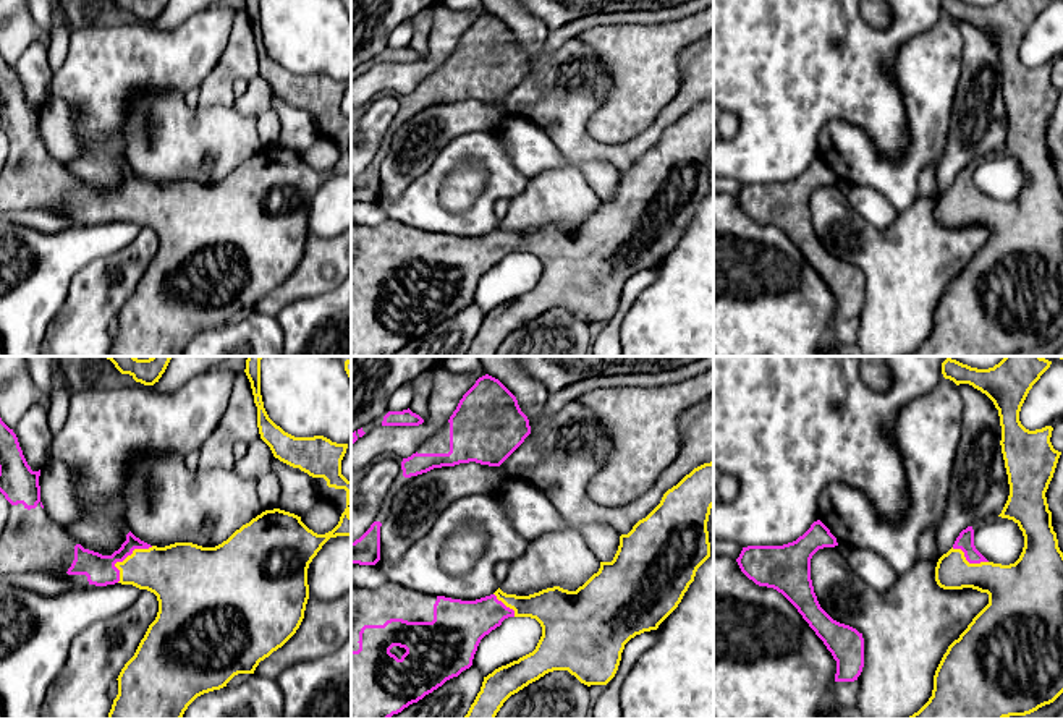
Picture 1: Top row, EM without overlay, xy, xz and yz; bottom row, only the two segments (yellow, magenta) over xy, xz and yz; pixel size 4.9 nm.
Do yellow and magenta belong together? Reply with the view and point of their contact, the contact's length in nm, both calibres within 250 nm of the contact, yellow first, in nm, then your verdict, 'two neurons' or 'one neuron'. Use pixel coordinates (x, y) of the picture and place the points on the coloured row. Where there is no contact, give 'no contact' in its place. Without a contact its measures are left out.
xy (127, 557) | 260 nm | 280/150 nm | one neuron

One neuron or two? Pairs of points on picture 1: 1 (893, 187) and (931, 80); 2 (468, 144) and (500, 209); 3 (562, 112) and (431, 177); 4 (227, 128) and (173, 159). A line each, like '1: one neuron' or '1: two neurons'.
1: one neuron
2: two neurons
3: two neurons
4: one neuron

